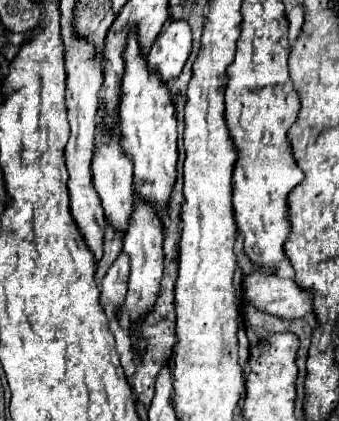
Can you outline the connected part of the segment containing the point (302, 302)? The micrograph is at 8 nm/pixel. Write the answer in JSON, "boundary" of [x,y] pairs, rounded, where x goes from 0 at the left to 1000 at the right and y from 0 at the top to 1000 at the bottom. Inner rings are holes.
{"boundary":[[[770,641],[740,646],[717,665],[717,708],[723,722],[746,722],[758,736],[805,746],[823,755],[888,755],[923,741],[923,698],[917,689],[894,689],[864,665],[823,660],[817,651],[788,651]]]}

